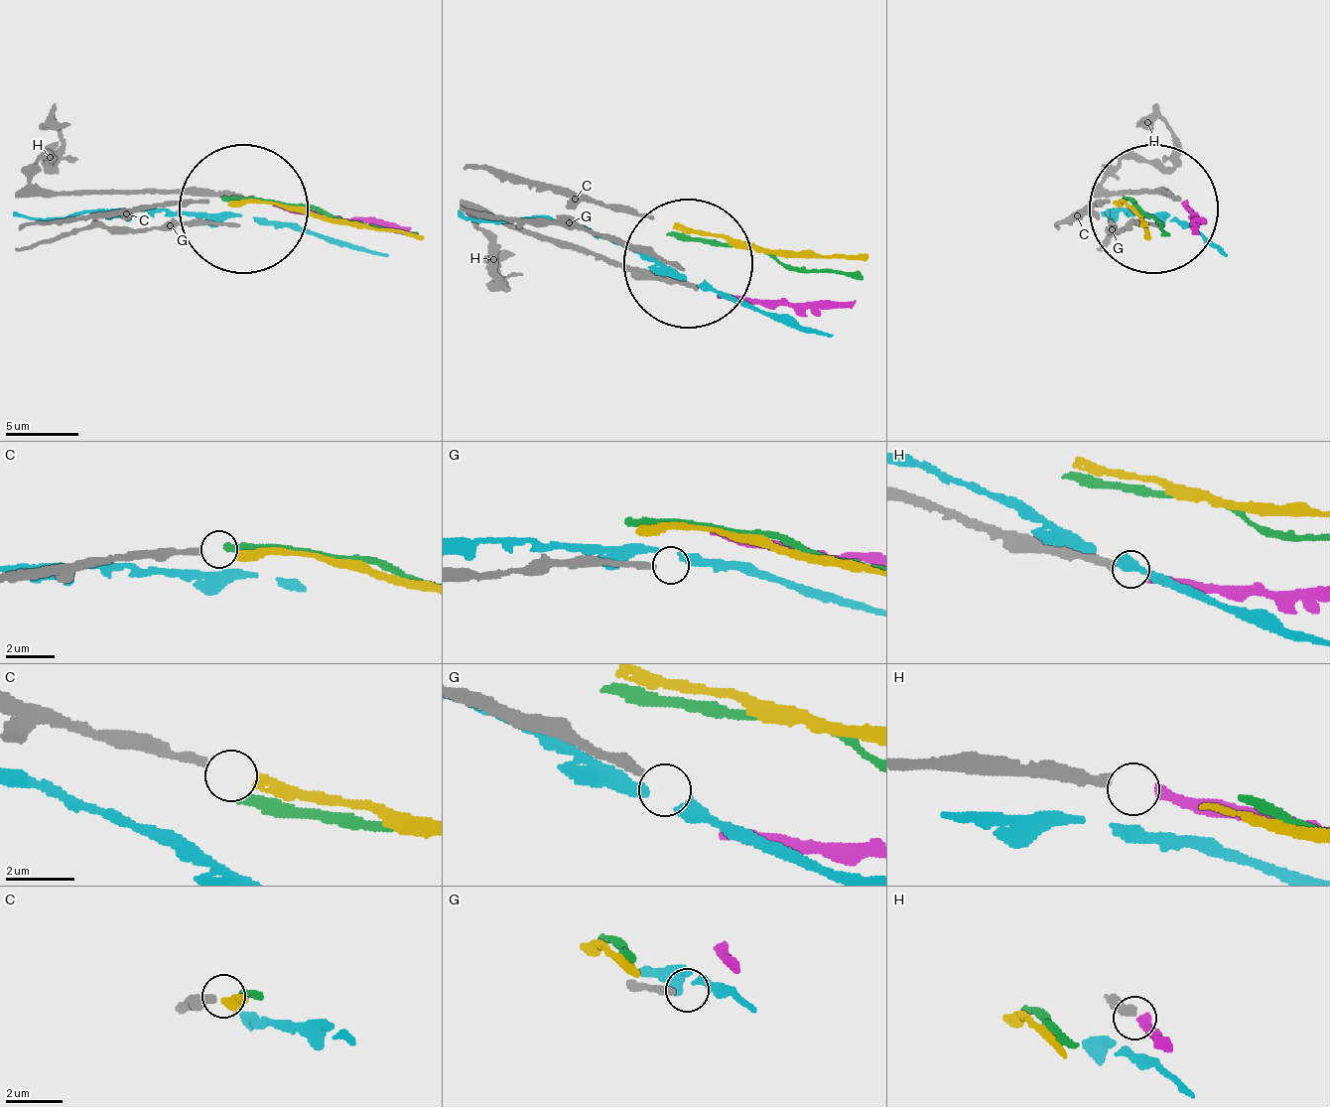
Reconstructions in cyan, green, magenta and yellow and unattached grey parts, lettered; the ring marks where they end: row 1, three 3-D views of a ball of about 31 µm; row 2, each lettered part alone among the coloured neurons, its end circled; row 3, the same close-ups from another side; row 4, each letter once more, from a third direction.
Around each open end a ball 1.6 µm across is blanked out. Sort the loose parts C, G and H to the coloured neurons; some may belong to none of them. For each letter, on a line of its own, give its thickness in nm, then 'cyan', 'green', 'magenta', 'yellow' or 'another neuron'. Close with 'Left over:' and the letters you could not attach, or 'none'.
C: calibre 240 nm; yellow
G: calibre 280 nm; another neuron
H: calibre 320 nm; magenta
Left over: G

